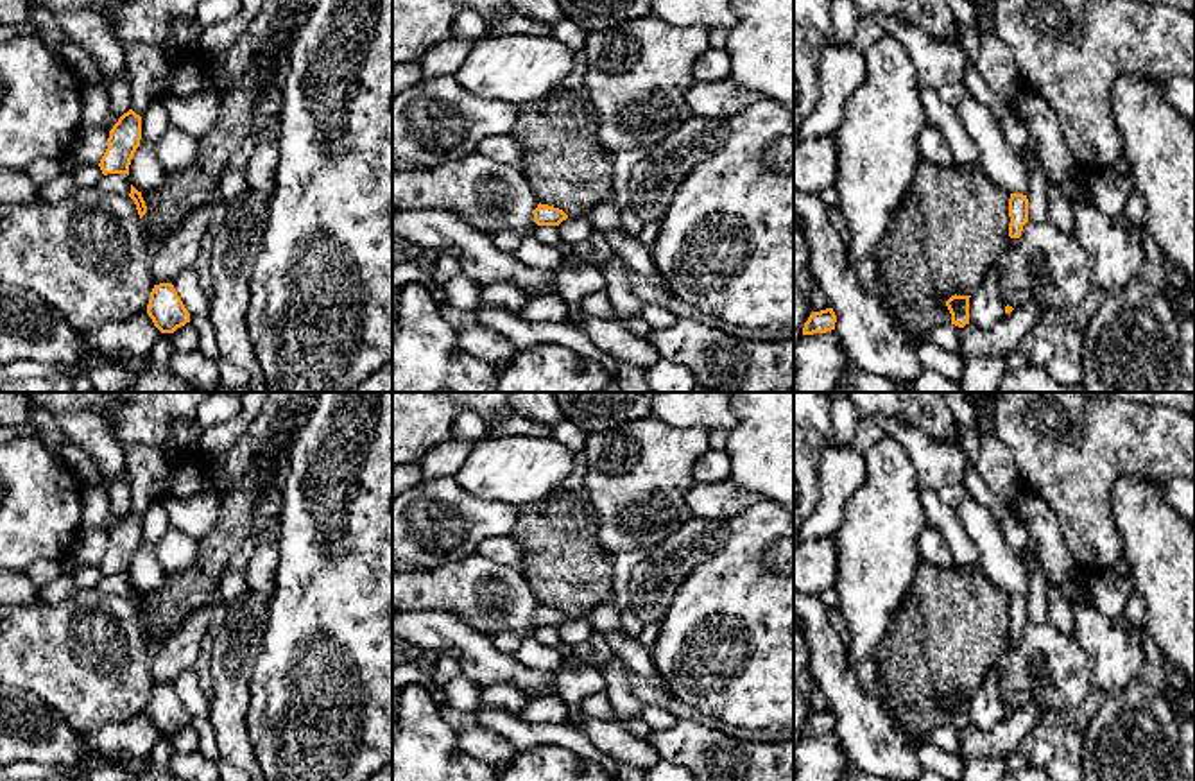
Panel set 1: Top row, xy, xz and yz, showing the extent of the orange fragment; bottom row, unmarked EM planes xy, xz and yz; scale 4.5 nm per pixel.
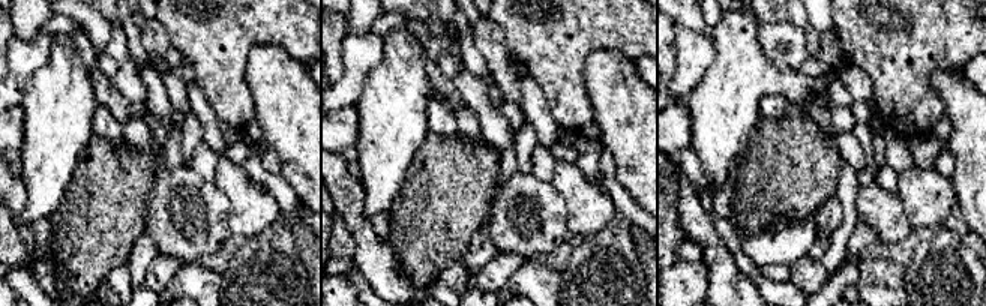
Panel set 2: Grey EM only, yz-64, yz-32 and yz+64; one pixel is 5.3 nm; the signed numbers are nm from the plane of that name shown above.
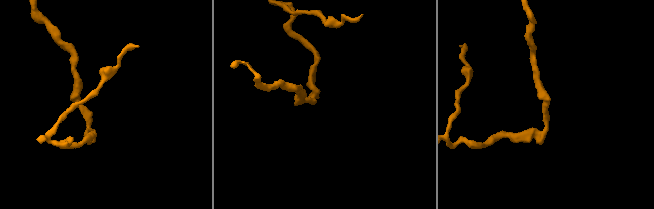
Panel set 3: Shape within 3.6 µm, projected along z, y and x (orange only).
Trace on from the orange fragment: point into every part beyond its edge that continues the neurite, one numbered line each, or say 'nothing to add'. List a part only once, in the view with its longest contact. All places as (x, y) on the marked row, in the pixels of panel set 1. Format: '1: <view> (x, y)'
nothing to add

